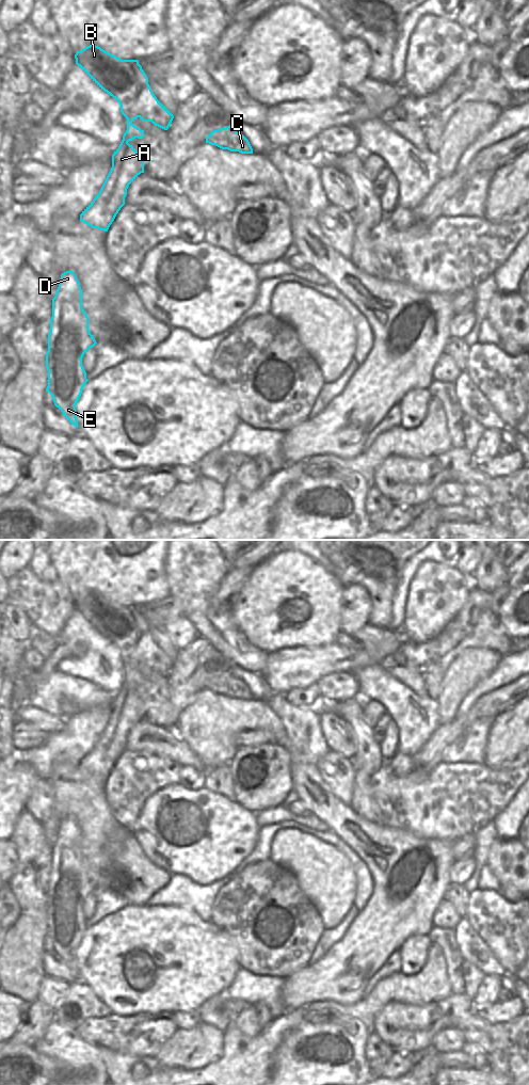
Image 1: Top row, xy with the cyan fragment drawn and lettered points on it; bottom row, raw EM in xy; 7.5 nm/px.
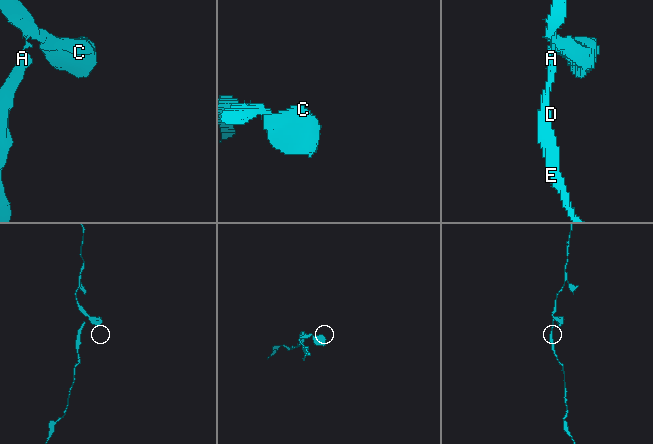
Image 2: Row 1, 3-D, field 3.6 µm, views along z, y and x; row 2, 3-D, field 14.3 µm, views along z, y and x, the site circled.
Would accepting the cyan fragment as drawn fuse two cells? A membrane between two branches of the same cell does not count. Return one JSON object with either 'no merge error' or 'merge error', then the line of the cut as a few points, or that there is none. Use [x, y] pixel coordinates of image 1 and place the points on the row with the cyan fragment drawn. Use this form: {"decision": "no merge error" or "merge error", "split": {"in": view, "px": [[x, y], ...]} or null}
{"decision": "no merge error", "split": null}

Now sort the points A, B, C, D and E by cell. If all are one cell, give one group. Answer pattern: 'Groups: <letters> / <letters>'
Groups: A B C D E

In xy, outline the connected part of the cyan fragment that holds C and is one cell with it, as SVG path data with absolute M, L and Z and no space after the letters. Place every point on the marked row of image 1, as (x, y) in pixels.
M231 126L210 132L206 138L206 143L230 151L253 154L249 140L243 134L237 132Z

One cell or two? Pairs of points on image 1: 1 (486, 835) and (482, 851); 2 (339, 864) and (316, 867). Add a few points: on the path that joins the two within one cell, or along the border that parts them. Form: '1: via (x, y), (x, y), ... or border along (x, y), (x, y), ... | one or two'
1: via (483, 840), (482, 847) | one
2: via (334, 867), (321, 867) | one

